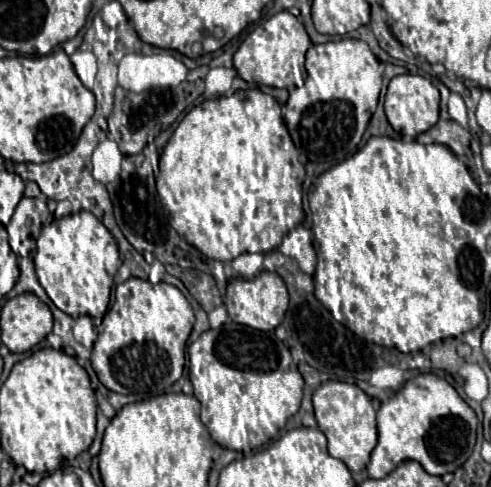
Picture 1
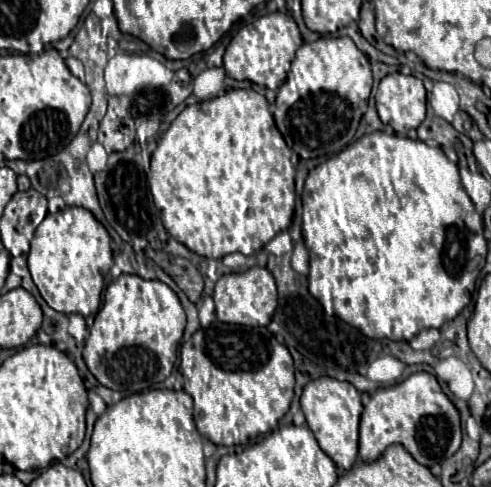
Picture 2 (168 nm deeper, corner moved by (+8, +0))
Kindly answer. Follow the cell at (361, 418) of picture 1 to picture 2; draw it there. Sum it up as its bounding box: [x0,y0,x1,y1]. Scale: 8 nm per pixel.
[300,378,362,470]

